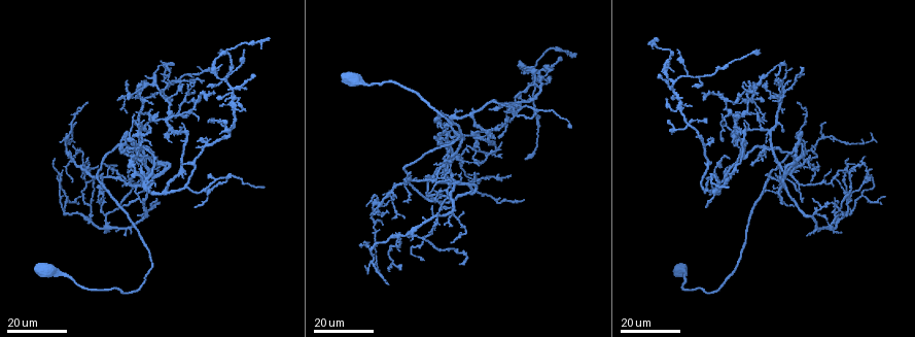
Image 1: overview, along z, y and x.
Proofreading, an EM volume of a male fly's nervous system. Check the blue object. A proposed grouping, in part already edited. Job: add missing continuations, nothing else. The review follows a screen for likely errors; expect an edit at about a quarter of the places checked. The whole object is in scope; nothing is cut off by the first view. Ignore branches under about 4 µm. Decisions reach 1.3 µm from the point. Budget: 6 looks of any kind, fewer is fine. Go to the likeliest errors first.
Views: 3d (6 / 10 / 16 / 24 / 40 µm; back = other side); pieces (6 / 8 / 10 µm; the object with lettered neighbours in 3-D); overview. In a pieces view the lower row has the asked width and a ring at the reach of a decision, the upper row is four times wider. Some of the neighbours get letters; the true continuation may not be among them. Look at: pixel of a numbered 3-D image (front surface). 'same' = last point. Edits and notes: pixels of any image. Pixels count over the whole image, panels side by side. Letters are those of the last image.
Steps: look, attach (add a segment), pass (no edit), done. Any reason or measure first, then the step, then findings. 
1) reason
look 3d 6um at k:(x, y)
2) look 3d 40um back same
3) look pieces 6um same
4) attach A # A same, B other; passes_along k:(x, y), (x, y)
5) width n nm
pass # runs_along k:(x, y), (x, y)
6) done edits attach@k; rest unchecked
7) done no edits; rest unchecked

long arm stops here
look 3d 24um at 1:(501, 105)

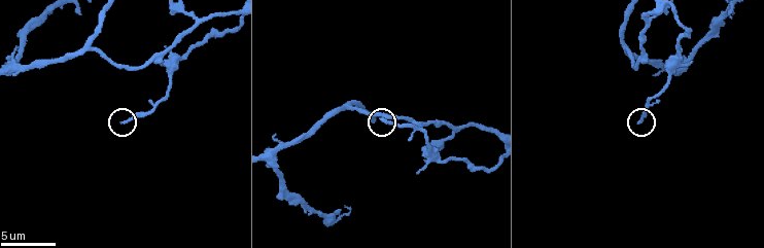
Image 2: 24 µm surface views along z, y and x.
zoom in
look 3d 10um at 2:(639, 121)

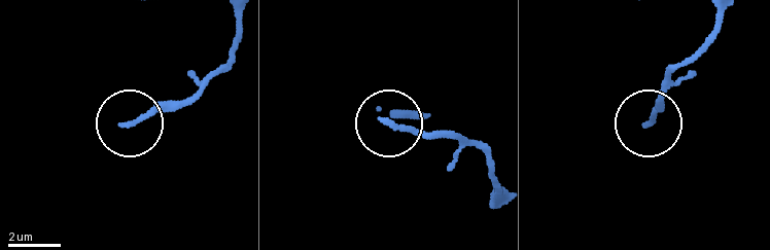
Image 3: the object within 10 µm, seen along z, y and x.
look pieces 10um at 3:(646, 125)

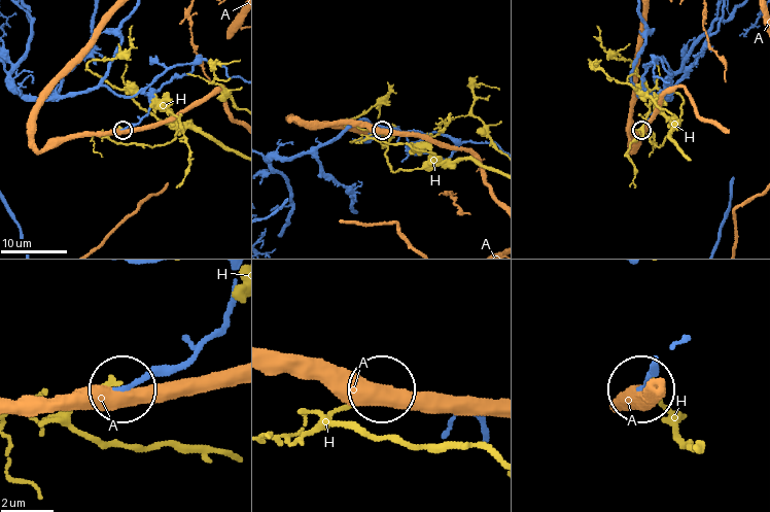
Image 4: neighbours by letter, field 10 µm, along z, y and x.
pass # A other, H other; runs_along 4:(234, 297), (220, 331), (180, 362), (153, 366), (123, 388); no lettered segment goes on from it

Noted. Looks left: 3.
tapers out
look 3d 16um at 1:(790, 79)

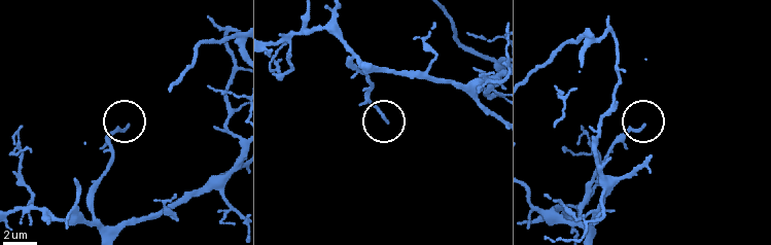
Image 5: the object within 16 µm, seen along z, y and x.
see the neighbours
look pieces 8um at 5:(388, 121)

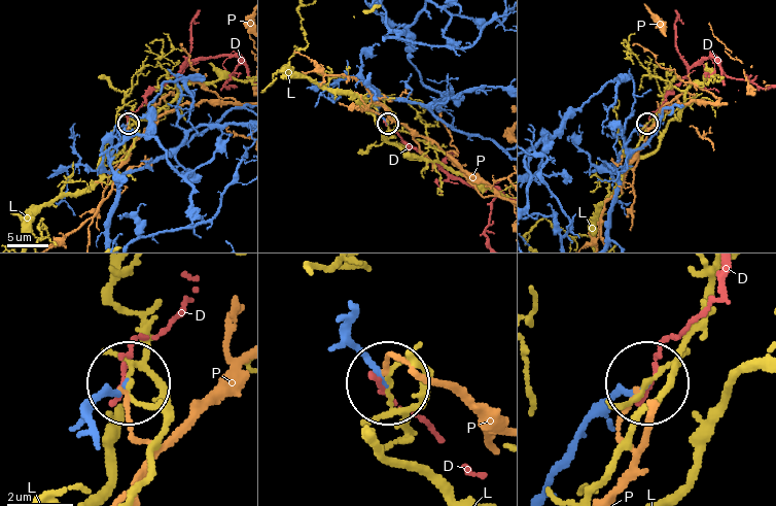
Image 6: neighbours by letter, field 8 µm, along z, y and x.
pass # D other, L other, P other; runs_along 6:(542, 488), (578, 431), (642, 383); no lettered segment goes on from it

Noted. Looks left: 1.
done no edits; rest unchecked

